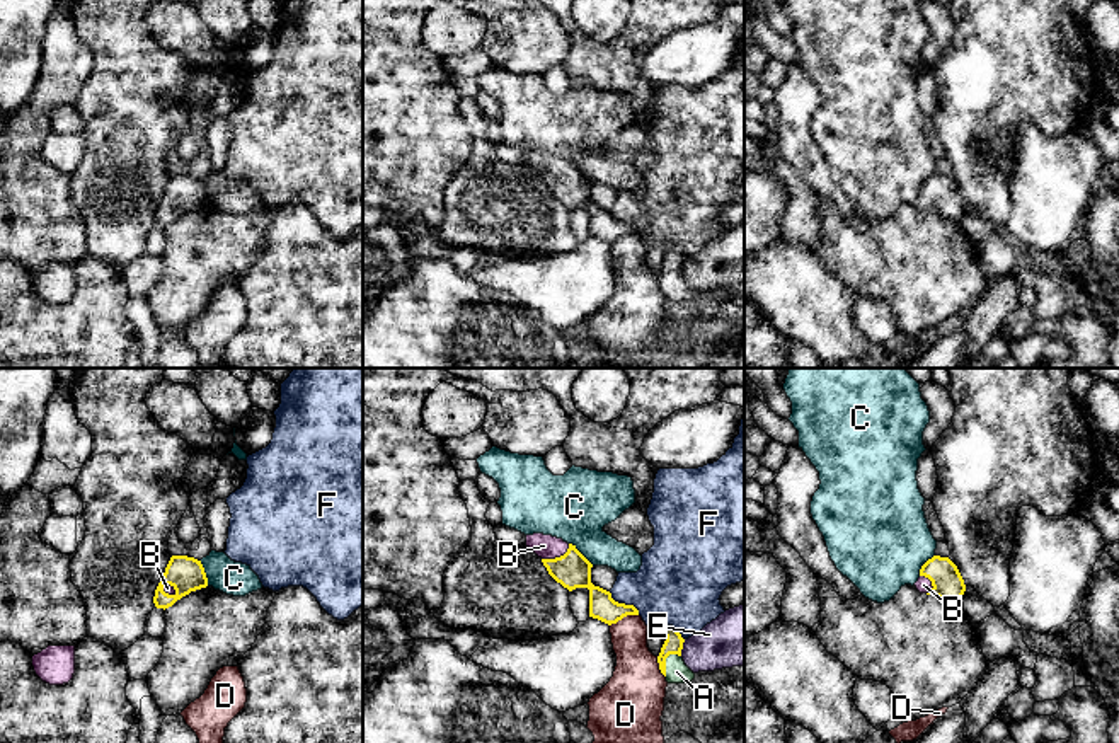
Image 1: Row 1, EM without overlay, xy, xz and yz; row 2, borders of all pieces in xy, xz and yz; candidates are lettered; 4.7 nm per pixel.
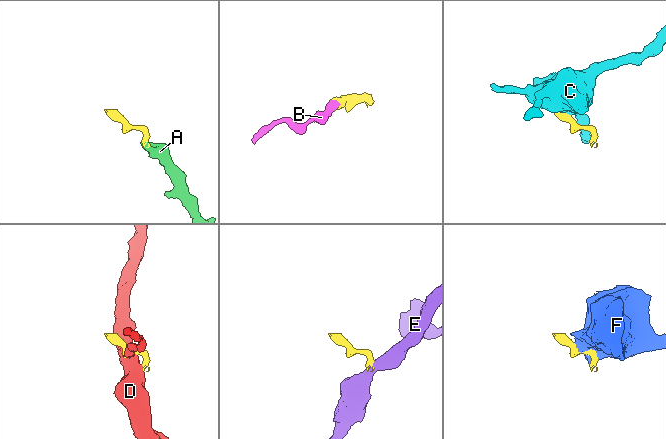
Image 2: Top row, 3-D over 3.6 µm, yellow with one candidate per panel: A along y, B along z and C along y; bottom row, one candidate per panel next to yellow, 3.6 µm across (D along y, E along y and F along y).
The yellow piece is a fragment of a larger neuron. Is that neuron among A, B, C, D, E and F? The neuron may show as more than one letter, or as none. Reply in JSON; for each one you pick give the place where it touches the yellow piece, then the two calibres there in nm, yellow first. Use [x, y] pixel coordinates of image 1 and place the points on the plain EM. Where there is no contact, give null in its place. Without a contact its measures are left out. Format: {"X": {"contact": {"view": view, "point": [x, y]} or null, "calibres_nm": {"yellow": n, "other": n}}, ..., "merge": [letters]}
{"A": {"contact": {"view": "xz", "point": [665, 278]}, "calibres_nm": {"yellow": 90, "other": 110}}, "B": {"contact": {"view": "xz", "point": [557, 176]}, "calibres_nm": {"yellow": 170, "other": 110}}, "merge": ["A", "B"]}

